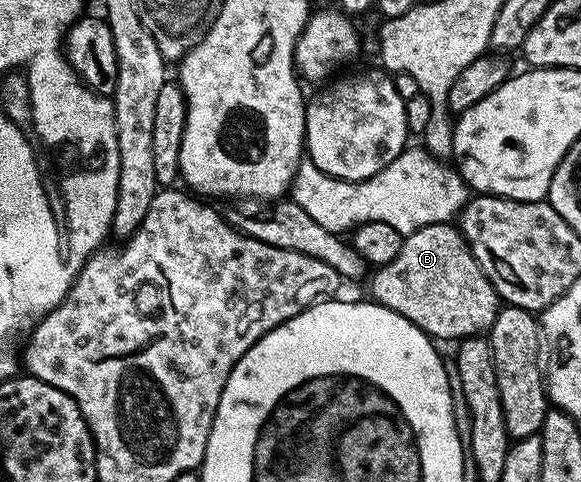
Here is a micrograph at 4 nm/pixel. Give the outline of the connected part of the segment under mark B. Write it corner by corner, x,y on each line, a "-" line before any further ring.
432,223
418,231
405,236
403,249
399,249
399,257
387,265
376,268
368,276
369,291
372,302
383,307
390,307
395,313
407,317
419,330
434,340
453,339
460,341
473,335
484,336
491,329
503,300
497,290
487,281
483,269
479,269
479,261
475,261
469,243
461,235
460,226
448,223

